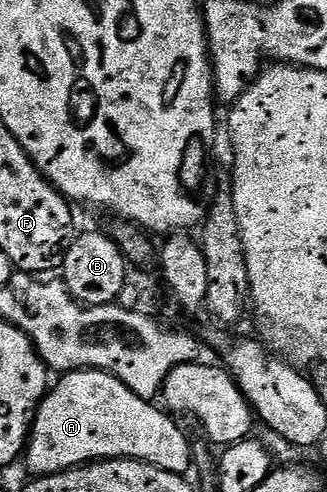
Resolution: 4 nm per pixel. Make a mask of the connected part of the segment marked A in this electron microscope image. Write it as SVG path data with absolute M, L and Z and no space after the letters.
M97 370L71 371L59 379L39 405L30 428L24 462L31 476L55 475L100 459L135 459L168 473L179 473L178 463L191 462L190 439L178 428L179 420L138 397L124 381Z

